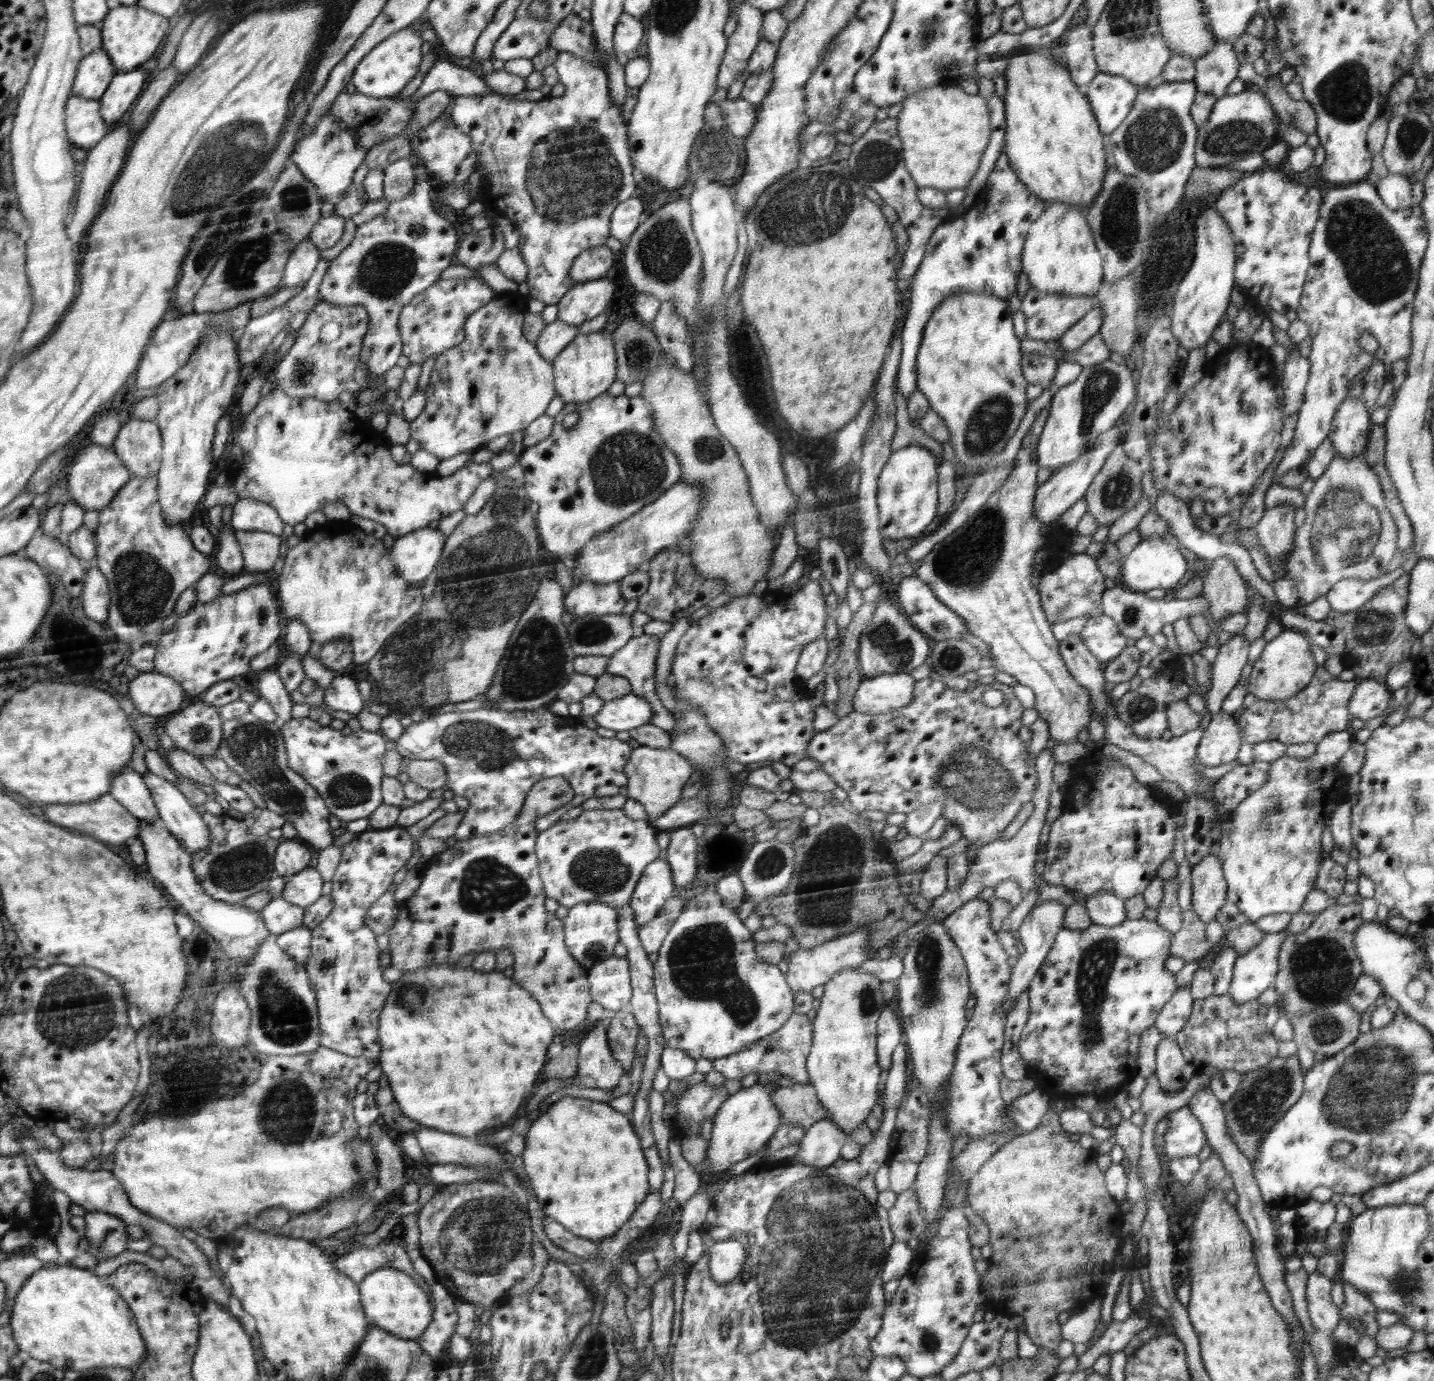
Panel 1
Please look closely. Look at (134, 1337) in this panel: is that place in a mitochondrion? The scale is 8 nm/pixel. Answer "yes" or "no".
no

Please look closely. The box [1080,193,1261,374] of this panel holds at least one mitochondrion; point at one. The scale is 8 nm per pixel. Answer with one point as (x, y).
(1170, 250)

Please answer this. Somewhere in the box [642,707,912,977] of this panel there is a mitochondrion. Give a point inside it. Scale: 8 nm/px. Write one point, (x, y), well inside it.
(828, 875)

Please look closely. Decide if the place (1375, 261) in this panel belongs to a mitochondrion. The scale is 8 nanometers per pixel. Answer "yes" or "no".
yes

